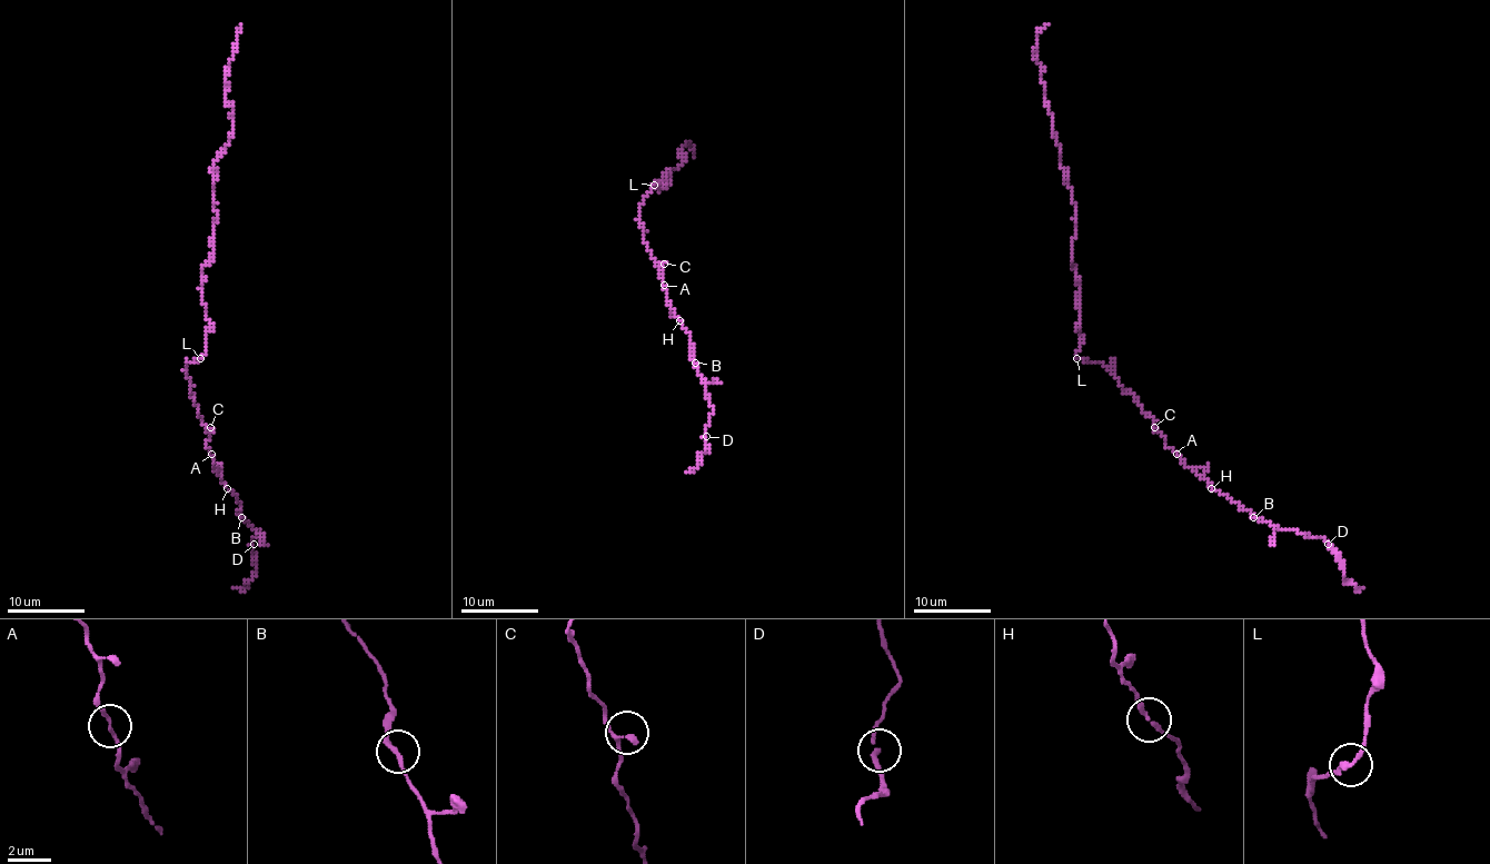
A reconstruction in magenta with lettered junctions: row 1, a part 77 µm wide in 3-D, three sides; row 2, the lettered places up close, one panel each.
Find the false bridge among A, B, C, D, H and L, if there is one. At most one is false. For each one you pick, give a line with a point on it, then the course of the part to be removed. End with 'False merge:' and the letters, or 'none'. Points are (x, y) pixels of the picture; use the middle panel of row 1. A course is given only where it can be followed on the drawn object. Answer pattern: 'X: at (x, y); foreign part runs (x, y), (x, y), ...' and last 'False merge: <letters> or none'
False merge: none

